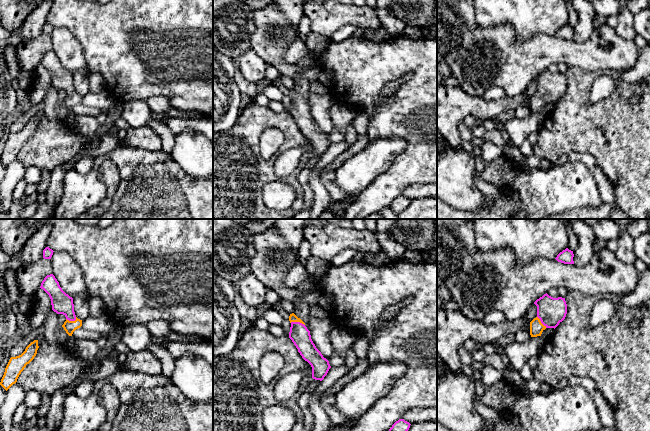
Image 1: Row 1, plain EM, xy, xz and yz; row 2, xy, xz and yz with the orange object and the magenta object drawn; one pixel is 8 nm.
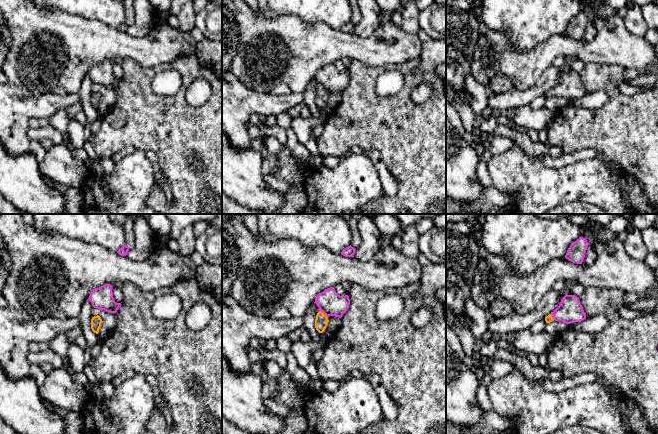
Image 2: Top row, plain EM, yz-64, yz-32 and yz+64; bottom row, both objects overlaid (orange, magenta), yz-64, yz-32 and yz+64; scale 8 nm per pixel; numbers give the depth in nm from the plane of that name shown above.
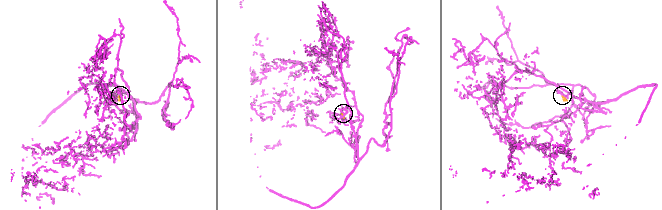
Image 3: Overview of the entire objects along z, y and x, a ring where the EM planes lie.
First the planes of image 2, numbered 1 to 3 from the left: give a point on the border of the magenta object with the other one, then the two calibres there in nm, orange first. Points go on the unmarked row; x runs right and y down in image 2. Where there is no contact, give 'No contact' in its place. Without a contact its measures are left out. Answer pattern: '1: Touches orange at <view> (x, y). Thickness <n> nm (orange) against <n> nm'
1: No contact
2: Touches orange at yz-32 (324, 90). Thickness 110 nm (orange) against 190 nm
3: Touches orange at yz+64 (552, 93). Thickness 60 nm (orange) against 200 nm

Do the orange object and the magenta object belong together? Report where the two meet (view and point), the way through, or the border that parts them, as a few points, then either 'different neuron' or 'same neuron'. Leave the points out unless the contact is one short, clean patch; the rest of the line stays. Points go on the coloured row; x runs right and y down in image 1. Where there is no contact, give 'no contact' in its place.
meets orange in xz at (297, 321); runs through xz (292, 318), (297, 321), (299, 334); same neuron

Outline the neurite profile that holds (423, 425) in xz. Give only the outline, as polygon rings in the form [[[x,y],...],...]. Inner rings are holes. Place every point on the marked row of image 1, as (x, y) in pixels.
[[[437,419],[411,423],[408,431],[437,431]]]

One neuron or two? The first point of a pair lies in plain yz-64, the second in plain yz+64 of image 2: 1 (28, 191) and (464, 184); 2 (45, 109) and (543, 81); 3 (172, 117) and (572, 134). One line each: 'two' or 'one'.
1: one
2: one
3: one

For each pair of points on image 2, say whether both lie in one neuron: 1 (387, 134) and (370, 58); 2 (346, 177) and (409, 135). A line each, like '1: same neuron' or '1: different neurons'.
1: different neurons
2: different neurons

